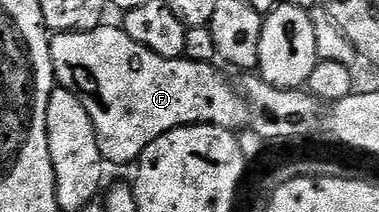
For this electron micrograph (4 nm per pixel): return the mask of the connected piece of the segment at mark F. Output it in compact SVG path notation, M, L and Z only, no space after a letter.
M103 26L91 32L56 32L50 37L50 53L54 67L55 81L67 88L88 110L92 118L100 154L107 165L133 165L142 151L156 138L177 128L187 128L189 124L215 124L218 128L239 130L251 123L250 105L237 87L234 88L217 72L214 64L201 64L185 58L169 60L152 54L148 46L132 42L120 26Z

